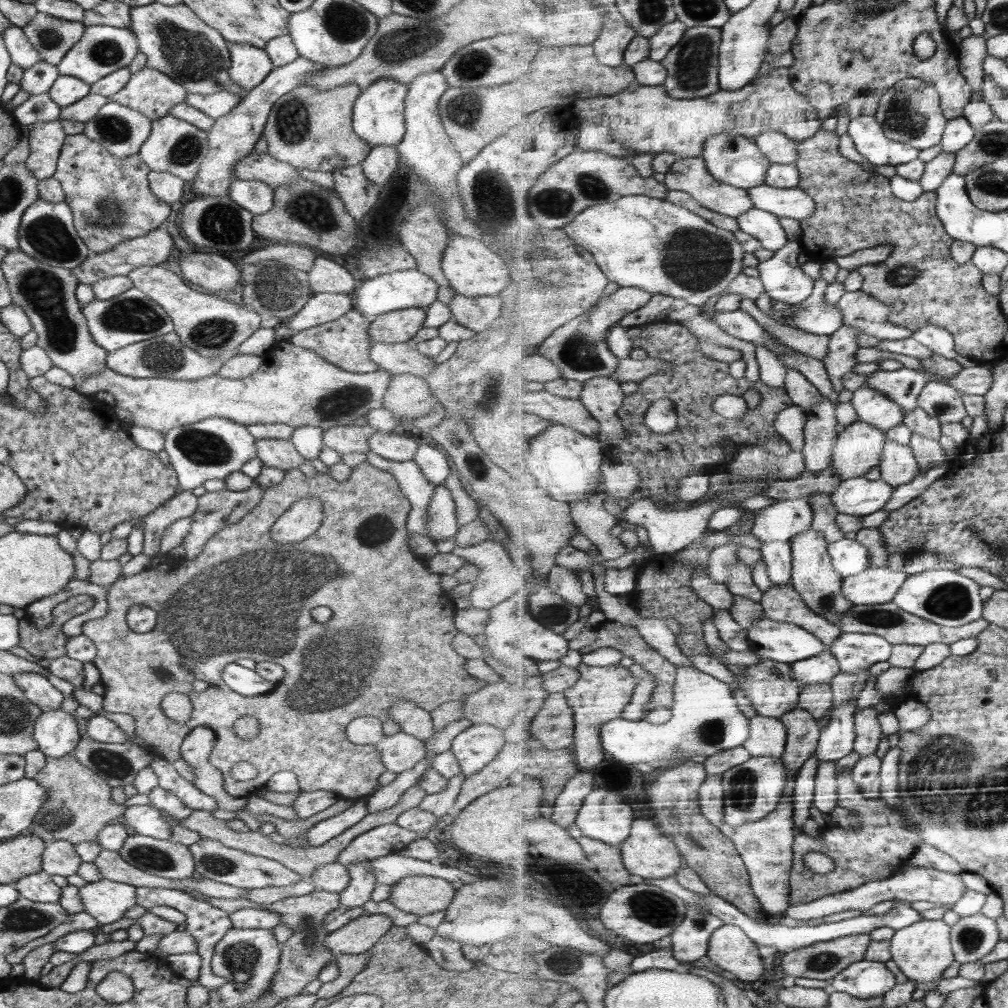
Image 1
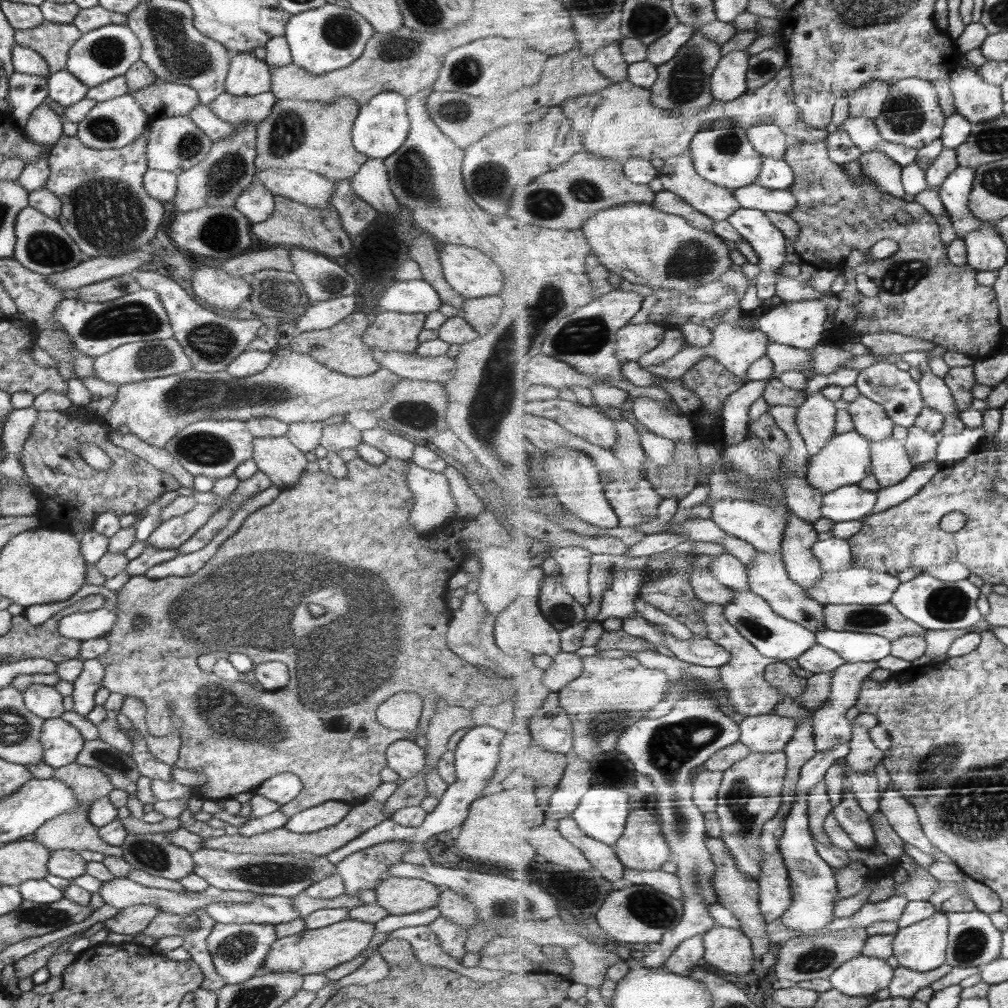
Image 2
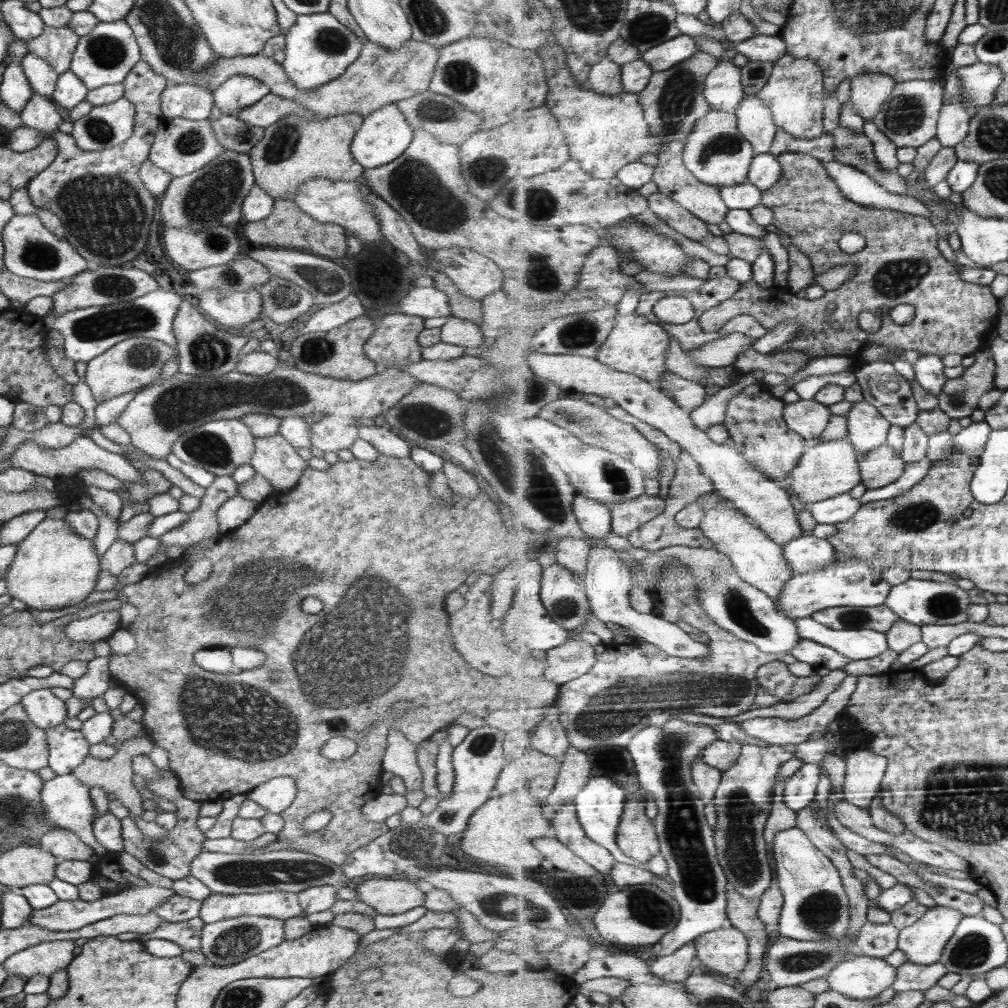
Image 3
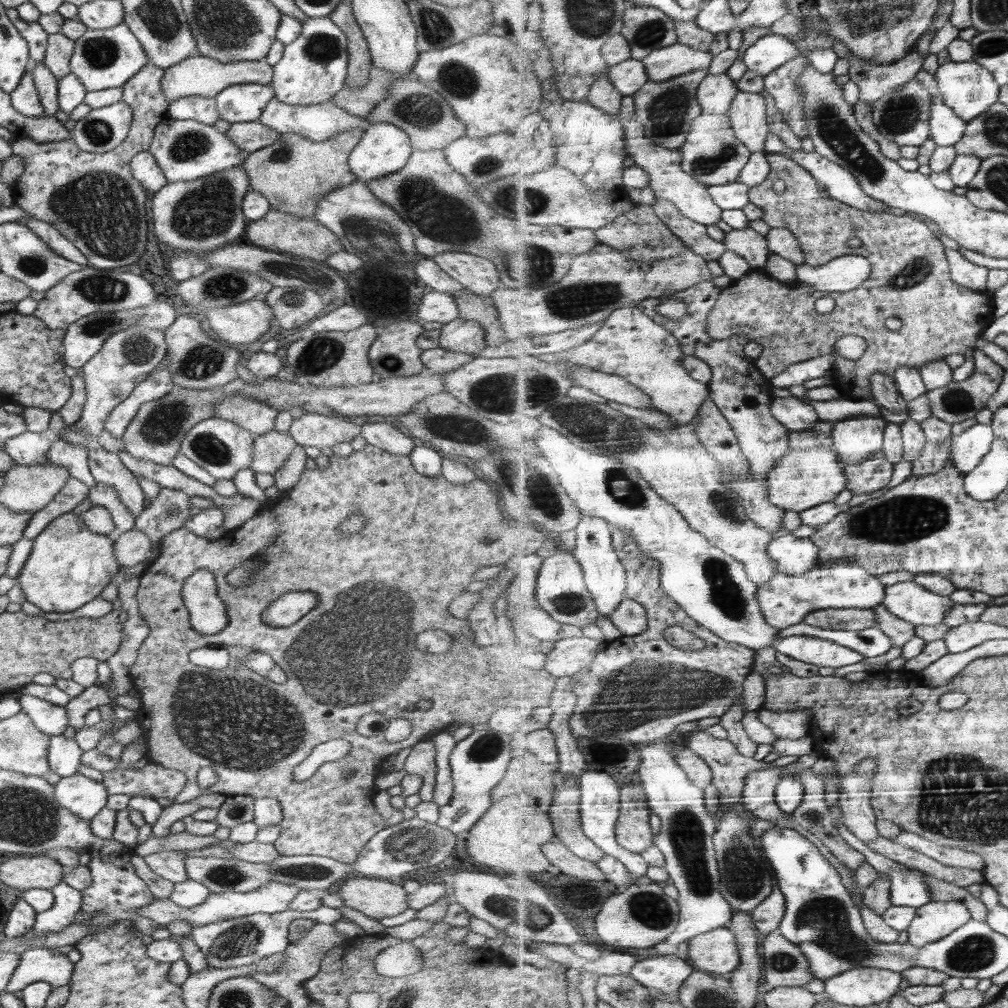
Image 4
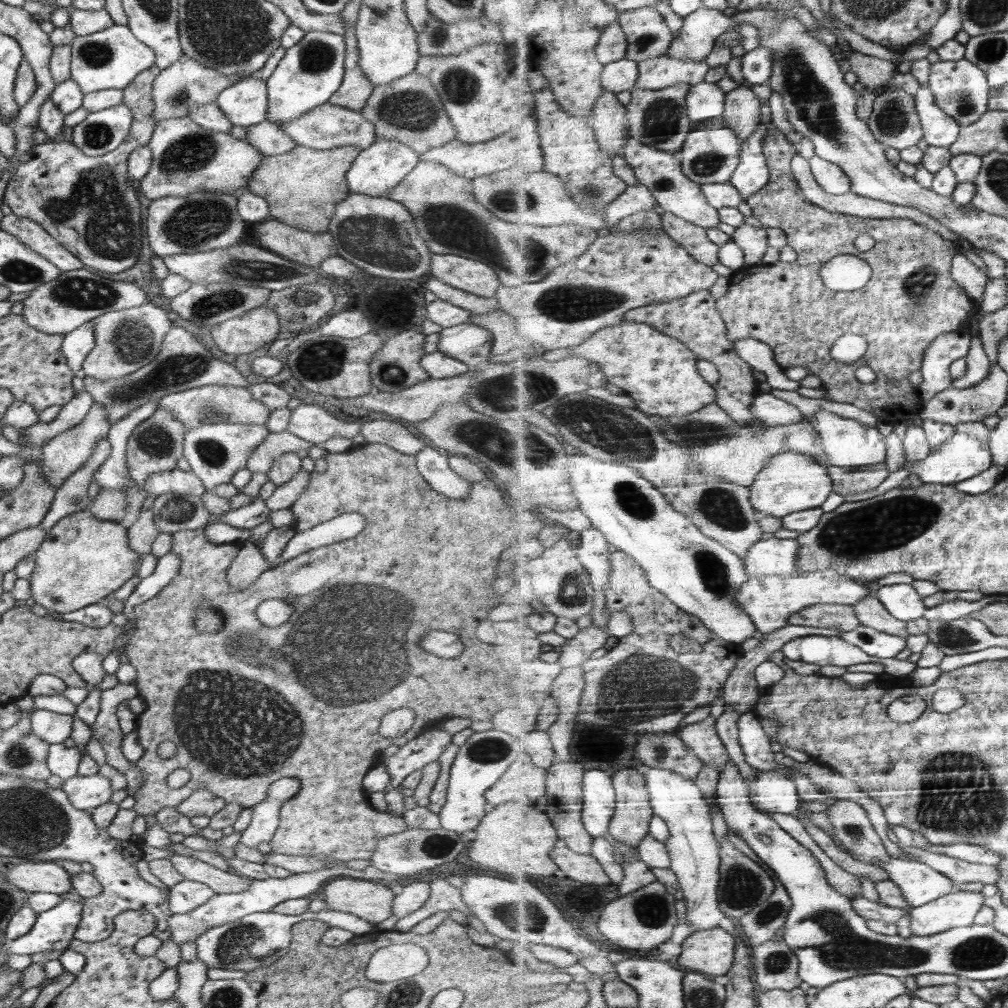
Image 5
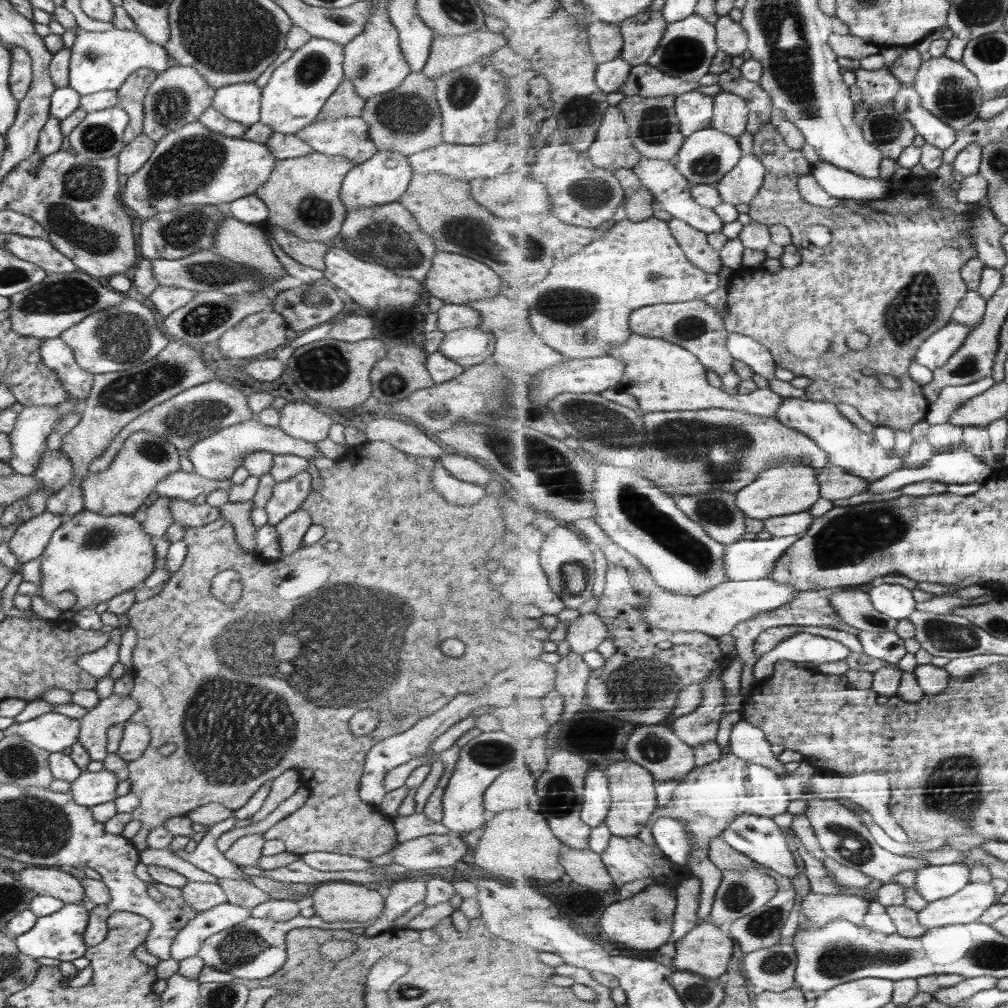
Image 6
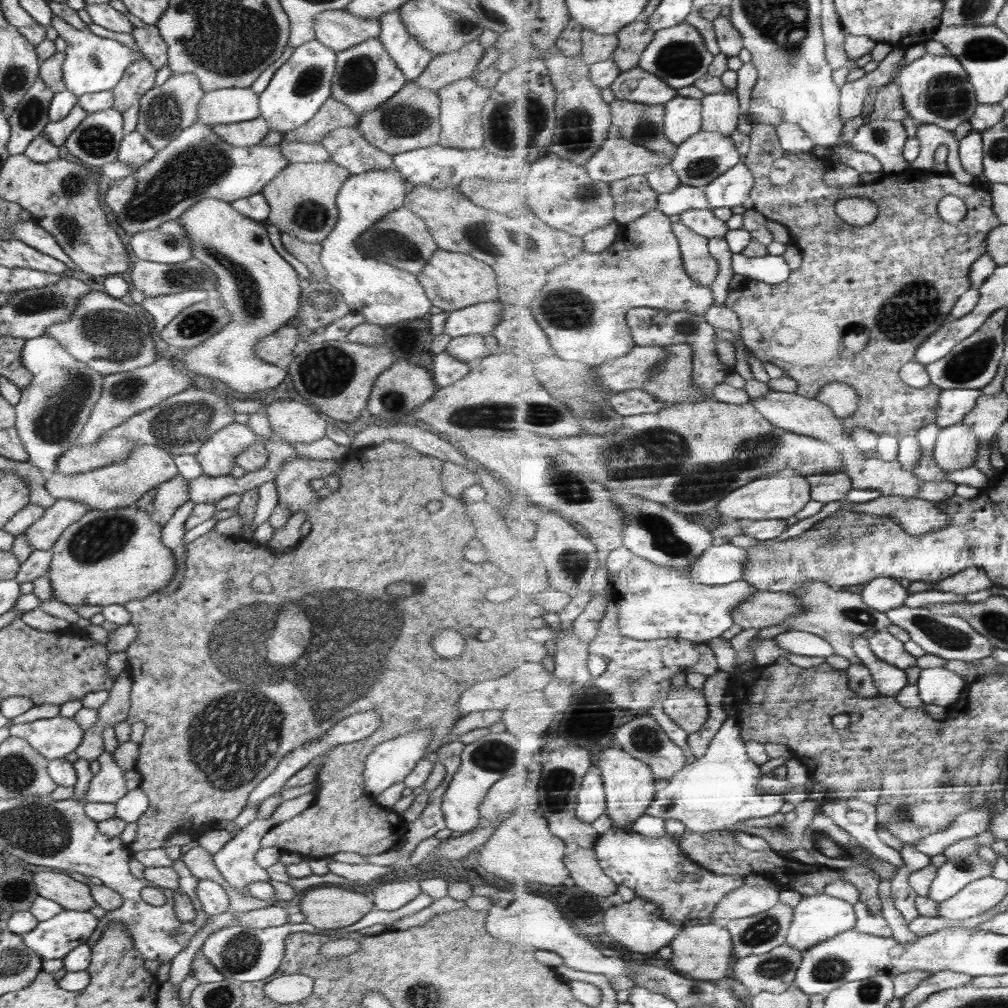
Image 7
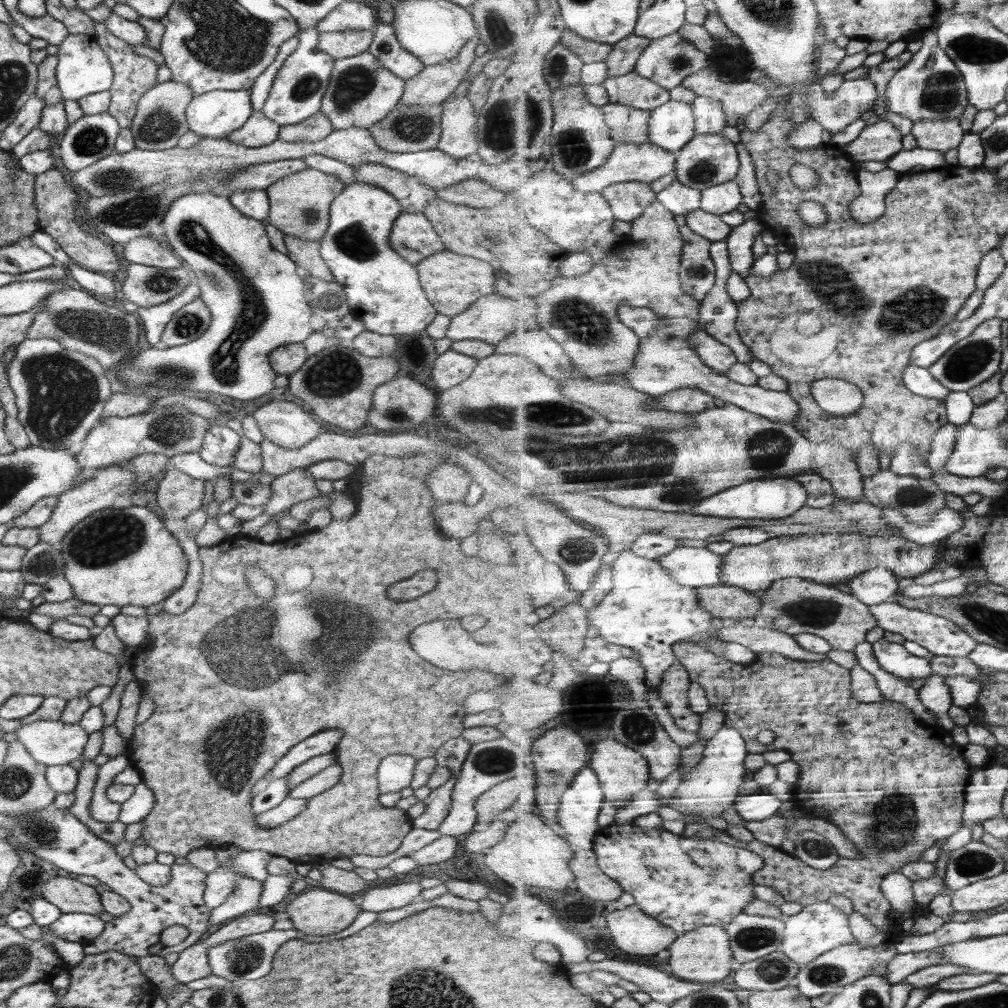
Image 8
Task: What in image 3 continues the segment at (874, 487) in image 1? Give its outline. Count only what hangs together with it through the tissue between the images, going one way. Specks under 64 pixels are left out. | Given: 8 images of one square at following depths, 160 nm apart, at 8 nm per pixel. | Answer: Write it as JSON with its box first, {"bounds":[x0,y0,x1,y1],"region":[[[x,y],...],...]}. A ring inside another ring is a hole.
{"bounds":[811,493,864,524],"region":[[[850,493],[830,498],[811,505],[812,515],[820,524],[836,524],[848,522],[864,508],[864,503]]]}

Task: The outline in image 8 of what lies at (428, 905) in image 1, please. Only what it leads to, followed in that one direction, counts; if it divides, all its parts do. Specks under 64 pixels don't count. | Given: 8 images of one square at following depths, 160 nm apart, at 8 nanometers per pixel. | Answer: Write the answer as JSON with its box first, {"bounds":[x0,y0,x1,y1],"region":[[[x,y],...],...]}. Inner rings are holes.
{"bounds":[284,887,361,936],"region":[[[314,887],[298,893],[286,906],[284,916],[304,934],[328,936],[348,928],[361,911],[350,897]]]}

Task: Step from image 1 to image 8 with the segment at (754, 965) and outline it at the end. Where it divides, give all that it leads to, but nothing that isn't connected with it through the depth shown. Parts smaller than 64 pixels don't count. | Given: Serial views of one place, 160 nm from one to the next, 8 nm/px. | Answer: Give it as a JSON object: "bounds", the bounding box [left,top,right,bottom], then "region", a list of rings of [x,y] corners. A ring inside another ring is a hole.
{"bounds":[669,925,735,983],"region":[[[718,925],[701,926],[700,929],[680,936],[678,942],[669,948],[670,965],[674,975],[685,980],[698,980],[704,983],[719,983],[720,980],[726,980],[734,972],[732,960],[735,954],[731,937],[727,929]]]}

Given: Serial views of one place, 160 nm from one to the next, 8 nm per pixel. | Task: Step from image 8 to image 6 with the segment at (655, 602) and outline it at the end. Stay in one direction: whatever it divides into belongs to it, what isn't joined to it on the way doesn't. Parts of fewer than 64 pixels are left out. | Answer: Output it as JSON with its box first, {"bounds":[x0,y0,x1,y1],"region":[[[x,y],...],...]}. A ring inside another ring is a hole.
{"bounds":[598,532,800,637],"region":[[[606,532],[601,534],[598,549],[604,551],[612,565],[622,566],[629,570],[633,586],[639,590],[639,594],[647,598],[645,606],[646,622],[656,629],[671,632],[702,632],[714,637],[732,635],[732,632],[746,620],[756,618],[763,612],[776,610],[784,604],[792,602],[800,591],[791,584],[782,584],[770,577],[748,581],[728,581],[719,584],[701,595],[689,595],[675,593],[666,587],[660,586],[655,581],[655,576],[648,567],[634,558],[624,546],[614,542],[614,539]]]}

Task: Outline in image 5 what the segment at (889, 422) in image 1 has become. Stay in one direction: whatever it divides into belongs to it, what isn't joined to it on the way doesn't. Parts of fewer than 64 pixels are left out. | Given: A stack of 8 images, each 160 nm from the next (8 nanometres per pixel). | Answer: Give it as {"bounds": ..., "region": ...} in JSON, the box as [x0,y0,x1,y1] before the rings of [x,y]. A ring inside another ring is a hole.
{"bounds":[806,409,889,469],"region":[[[818,409],[815,415],[806,416],[806,420],[821,434],[830,465],[856,469],[887,462],[889,442],[878,427],[869,426],[864,422],[843,417],[826,409]]]}

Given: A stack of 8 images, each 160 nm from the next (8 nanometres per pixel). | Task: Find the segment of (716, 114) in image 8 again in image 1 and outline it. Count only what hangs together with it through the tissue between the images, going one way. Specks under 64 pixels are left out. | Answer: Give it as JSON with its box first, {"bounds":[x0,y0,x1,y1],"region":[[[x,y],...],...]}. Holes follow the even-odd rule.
{"bounds":[755,130,800,164],"region":[[[767,130],[766,134],[755,138],[762,153],[770,158],[773,163],[792,164],[800,157],[800,142],[790,138],[782,131]]]}

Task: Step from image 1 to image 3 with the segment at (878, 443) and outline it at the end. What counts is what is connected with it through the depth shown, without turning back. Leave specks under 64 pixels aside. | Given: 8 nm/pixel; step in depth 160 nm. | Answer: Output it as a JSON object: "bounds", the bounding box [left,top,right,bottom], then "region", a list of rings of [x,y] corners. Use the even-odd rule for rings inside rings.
{"bounds":[789,437,862,503],"region":[[[849,437],[842,440],[813,442],[800,464],[791,472],[789,483],[804,503],[818,503],[850,493],[862,484],[861,455]]]}

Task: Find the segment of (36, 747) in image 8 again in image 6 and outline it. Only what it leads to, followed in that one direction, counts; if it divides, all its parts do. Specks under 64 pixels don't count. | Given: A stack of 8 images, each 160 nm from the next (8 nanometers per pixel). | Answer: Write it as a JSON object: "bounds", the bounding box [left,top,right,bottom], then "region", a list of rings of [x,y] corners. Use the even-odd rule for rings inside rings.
{"bounds":[4,711,80,753],"region":[[[56,711],[43,714],[34,720],[20,724],[13,723],[4,729],[4,736],[19,734],[24,740],[31,742],[50,753],[62,752],[78,741],[80,719],[68,718]]]}

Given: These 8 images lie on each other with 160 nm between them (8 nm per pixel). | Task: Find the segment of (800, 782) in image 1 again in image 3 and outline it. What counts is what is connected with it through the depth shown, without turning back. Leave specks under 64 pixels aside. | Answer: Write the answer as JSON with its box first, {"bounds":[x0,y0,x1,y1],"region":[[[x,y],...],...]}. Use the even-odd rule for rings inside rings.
{"bounds":[774,826,853,942],"region":[[[799,826],[778,834],[774,843],[774,854],[781,889],[785,894],[785,907],[777,936],[816,942],[847,940],[851,936],[853,906],[841,870],[833,863],[833,859],[820,850]]]}

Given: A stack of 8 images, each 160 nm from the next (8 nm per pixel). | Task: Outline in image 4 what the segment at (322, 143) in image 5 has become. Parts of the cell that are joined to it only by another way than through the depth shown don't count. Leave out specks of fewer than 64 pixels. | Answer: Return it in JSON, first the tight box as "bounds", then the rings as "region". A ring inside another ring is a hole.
{"bounds":[259,96,367,142],"region":[[[275,96],[268,102],[262,111],[259,120],[264,126],[269,126],[276,133],[296,133],[314,142],[322,142],[351,128],[359,128],[363,132],[367,129],[366,119],[350,114],[332,101],[321,102],[313,105],[284,104]]]}

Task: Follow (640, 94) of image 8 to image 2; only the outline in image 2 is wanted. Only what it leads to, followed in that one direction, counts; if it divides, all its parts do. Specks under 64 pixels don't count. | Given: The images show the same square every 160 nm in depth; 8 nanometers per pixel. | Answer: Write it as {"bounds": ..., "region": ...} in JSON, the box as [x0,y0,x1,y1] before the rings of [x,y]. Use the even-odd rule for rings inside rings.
{"bounds":[648,24,696,68],"region":[[[680,24],[666,37],[660,38],[649,47],[648,60],[660,68],[678,56],[678,53],[692,41],[696,28]]]}

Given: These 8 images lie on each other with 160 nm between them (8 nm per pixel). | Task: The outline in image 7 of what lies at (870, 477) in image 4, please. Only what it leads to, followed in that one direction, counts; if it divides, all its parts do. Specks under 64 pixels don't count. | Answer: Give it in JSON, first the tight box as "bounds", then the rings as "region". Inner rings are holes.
{"bounds":[809,470,854,505],"region":[[[844,470],[834,473],[820,473],[809,477],[812,484],[813,498],[826,505],[838,500],[846,500],[846,496],[854,490],[852,476]]]}

